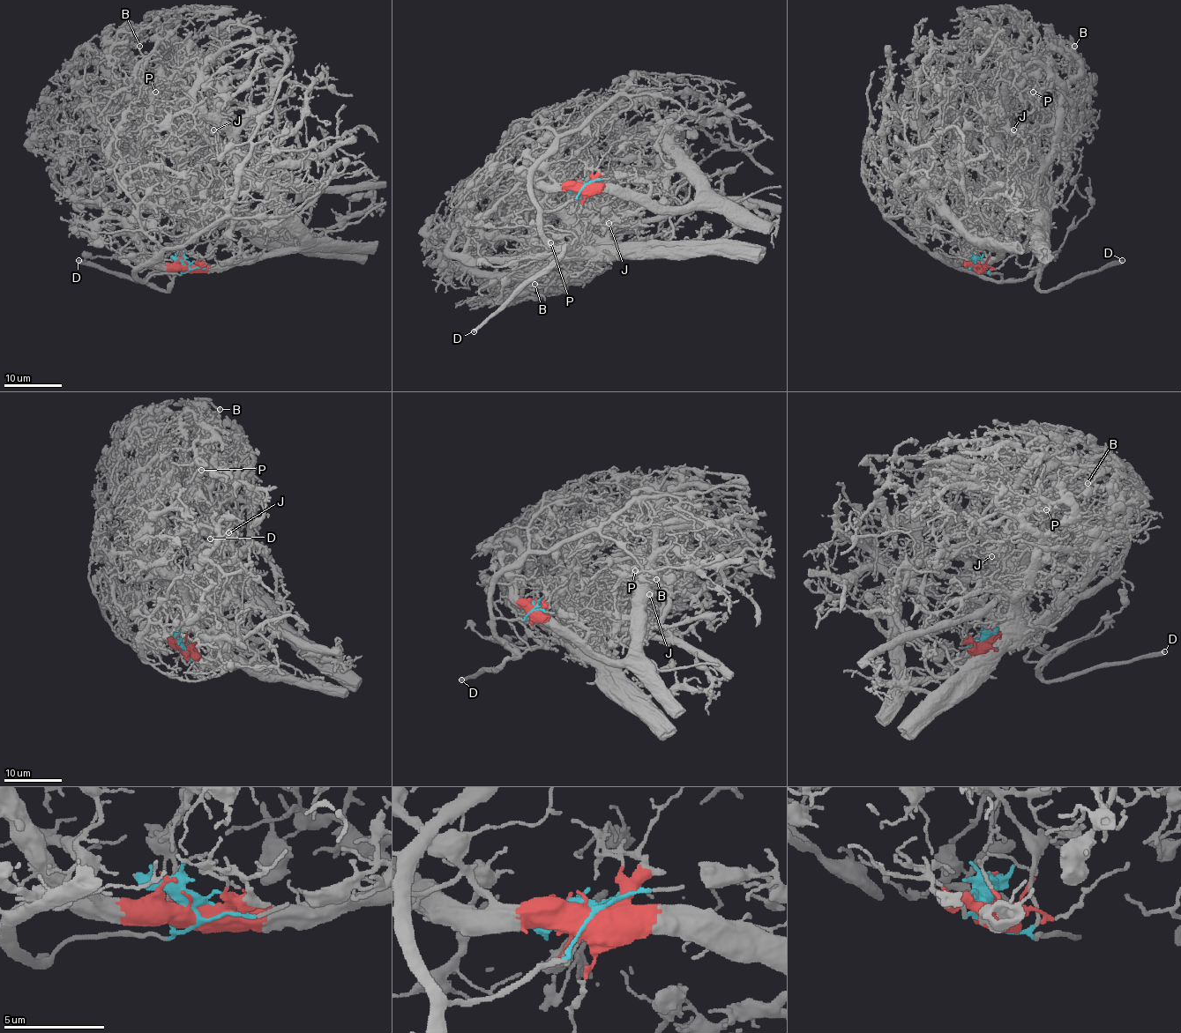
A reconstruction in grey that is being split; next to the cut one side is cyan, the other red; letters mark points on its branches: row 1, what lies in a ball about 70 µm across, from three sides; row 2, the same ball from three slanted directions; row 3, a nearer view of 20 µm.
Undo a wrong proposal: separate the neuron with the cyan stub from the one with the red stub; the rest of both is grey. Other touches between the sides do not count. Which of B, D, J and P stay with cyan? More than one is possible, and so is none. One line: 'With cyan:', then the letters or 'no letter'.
With cyan: D

